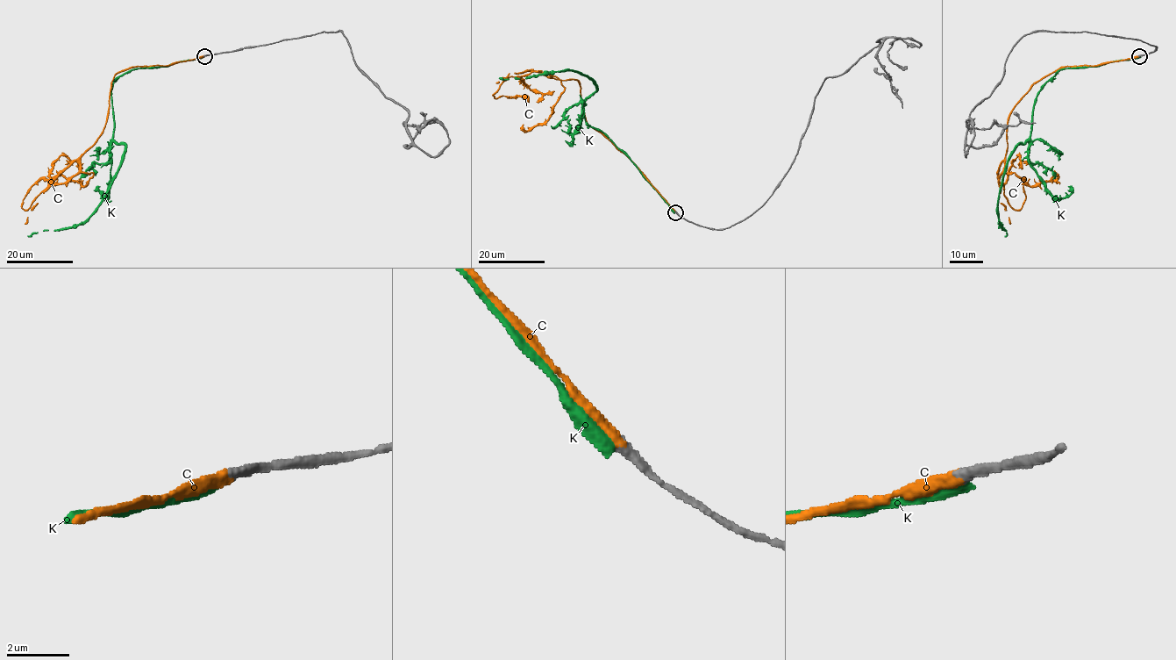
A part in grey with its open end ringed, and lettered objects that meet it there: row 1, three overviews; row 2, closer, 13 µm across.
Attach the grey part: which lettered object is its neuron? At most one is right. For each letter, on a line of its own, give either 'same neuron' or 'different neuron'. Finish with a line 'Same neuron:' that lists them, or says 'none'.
C: same neuron
K: different neuron
Same neuron: C

